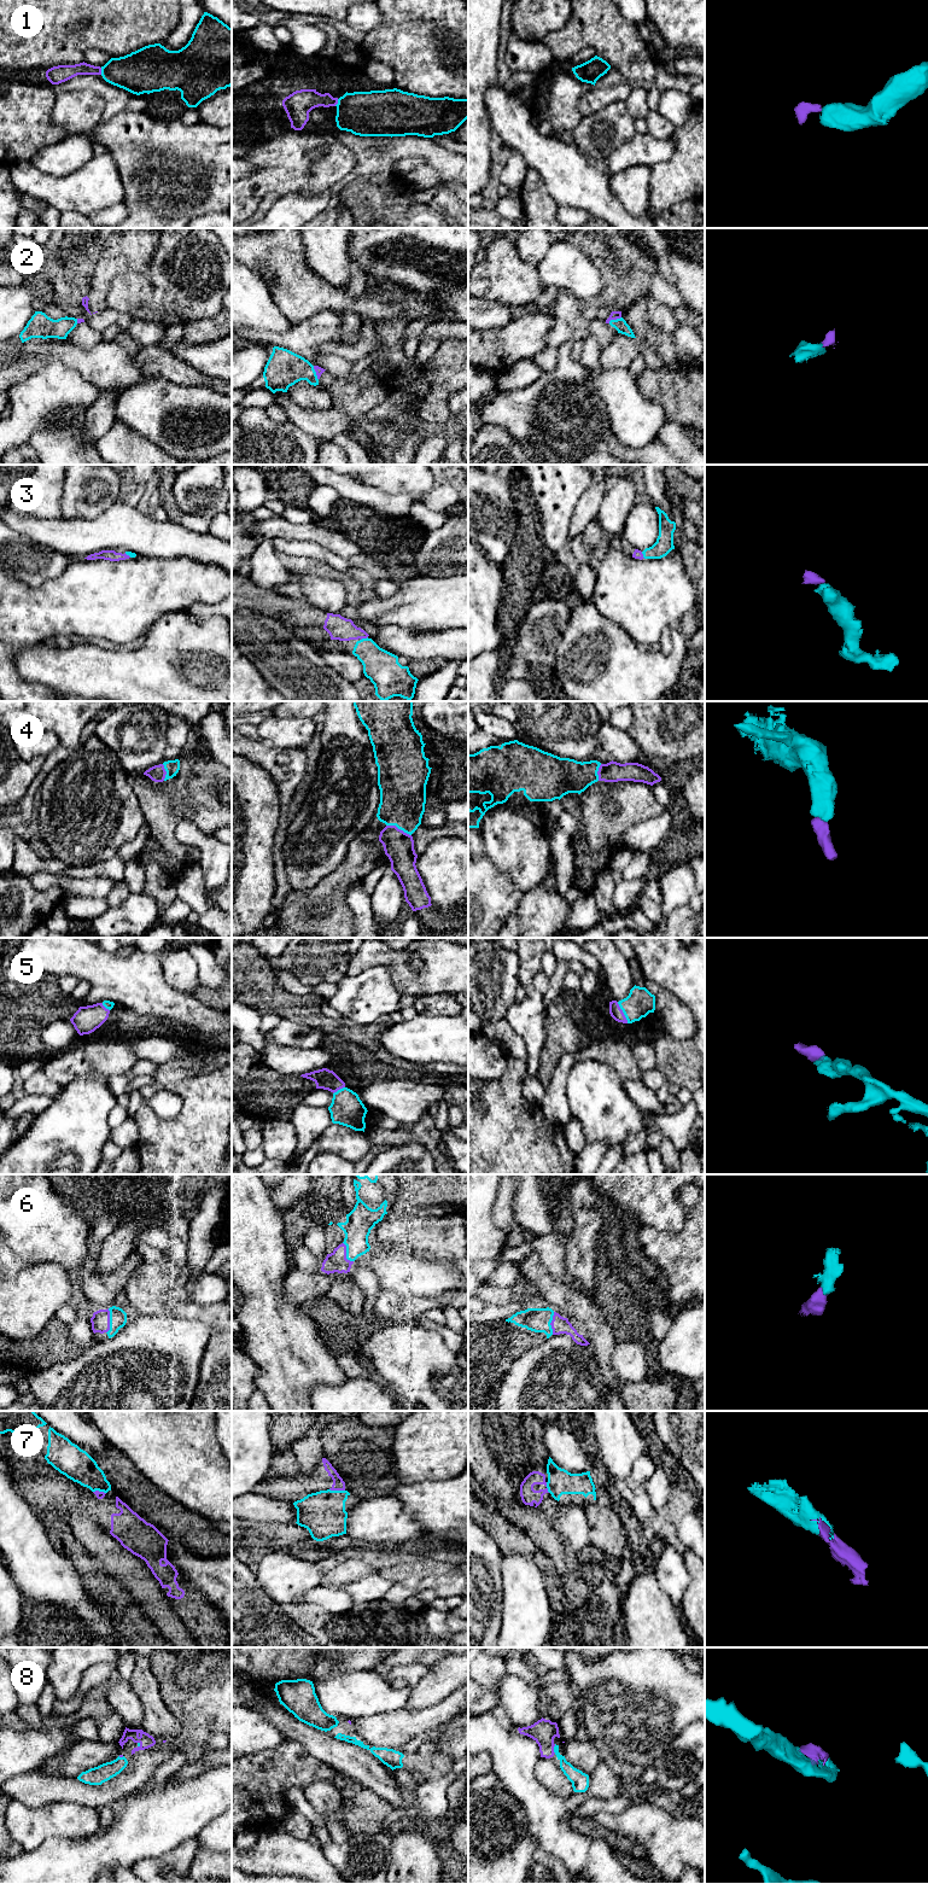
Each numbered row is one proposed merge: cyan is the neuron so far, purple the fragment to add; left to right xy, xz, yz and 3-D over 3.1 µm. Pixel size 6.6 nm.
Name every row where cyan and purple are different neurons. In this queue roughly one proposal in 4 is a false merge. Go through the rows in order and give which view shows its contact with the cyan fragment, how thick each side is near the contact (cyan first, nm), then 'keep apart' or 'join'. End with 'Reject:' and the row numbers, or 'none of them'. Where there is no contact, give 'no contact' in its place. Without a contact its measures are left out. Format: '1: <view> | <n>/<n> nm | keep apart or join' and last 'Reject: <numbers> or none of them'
1: xy | 280/110 nm | join
2: yz | 90/60 nm | join
3: xz | 220/160 nm | join
4: xz | 300/200 nm | join
5: yz | 190/80 nm | join
6: xy | 110/130 nm | join
7: xz | 300/80 nm | keep apart
8: yz | 100/160 nm | join
Reject: 7

